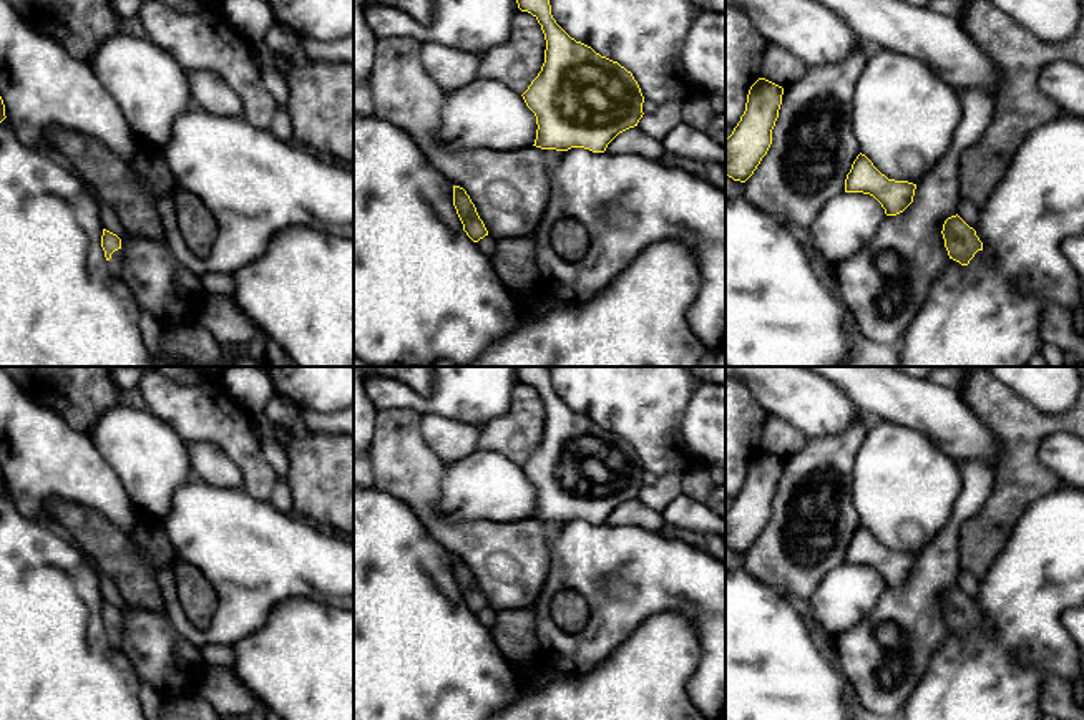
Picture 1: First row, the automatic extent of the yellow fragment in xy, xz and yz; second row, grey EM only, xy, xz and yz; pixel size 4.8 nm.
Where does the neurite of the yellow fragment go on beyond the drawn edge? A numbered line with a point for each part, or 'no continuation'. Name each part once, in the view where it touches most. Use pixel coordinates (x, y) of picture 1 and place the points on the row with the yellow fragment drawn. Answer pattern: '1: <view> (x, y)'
1: xy (115, 264)

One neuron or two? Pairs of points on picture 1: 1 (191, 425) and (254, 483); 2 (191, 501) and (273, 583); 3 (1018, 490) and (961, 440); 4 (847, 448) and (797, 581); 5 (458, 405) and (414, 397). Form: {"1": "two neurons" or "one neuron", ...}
{"1": "one neuron", "2": "one neuron", "3": "two neurons", "4": "one neuron", "5": "one neuron"}

